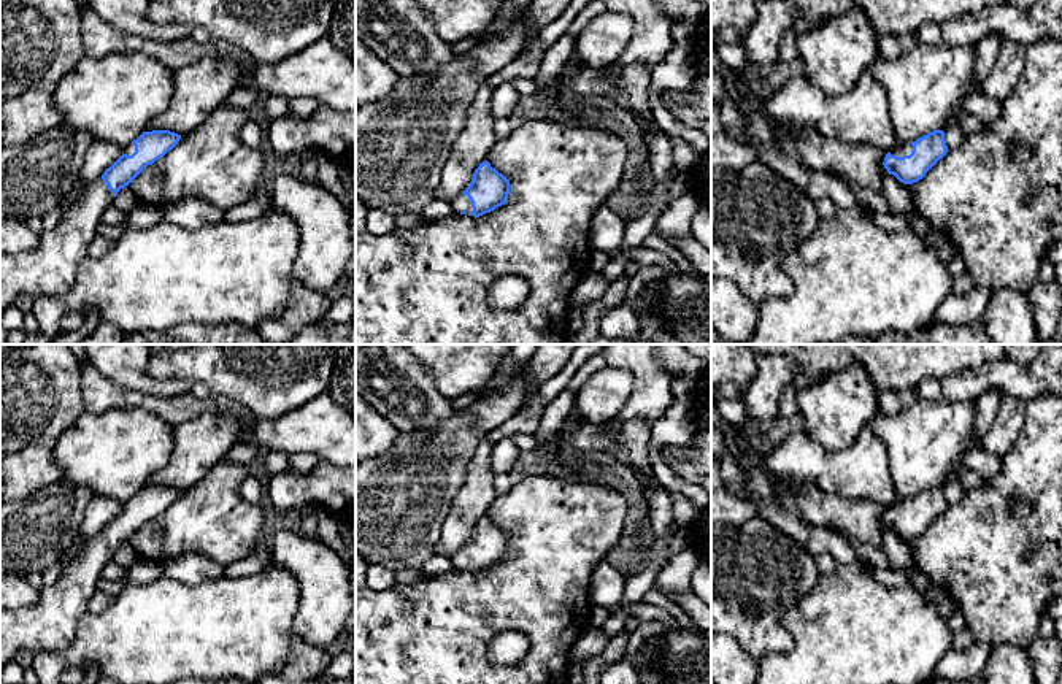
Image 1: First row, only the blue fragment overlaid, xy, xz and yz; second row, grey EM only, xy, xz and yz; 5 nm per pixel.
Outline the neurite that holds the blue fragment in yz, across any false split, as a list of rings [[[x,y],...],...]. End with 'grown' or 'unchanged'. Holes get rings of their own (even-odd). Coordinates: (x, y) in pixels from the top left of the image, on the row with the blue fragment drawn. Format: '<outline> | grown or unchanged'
[[[933,130],[910,144],[897,144],[884,157],[884,168],[903,184],[918,183],[946,156],[943,130]]] | grown

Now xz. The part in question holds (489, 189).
[[[487,160],[475,170],[470,186],[449,203],[459,214],[479,217],[506,203],[510,181]]] | grown

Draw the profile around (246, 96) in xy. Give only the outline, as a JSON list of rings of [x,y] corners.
[[[244,84],[244,86],[237,87],[224,100],[222,105],[237,106],[237,108],[243,108],[243,110],[249,111],[252,106],[256,106],[262,100],[264,100],[264,97],[259,94],[259,90],[254,86]]]

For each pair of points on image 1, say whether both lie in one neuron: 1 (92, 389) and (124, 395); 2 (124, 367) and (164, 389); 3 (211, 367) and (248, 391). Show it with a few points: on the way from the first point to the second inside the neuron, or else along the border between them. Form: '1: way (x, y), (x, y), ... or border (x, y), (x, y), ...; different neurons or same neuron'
1: way (100, 394), (116, 395); same neuron
2: way (134, 373), (142, 381), (154, 386); same neuron
3: way (221, 367), (238, 381); same neuron

